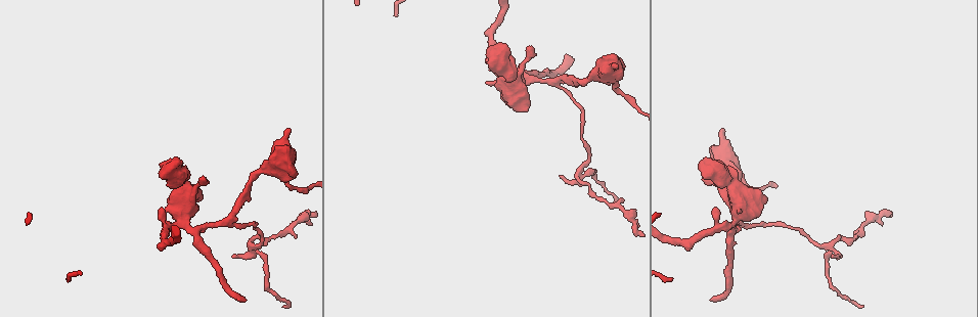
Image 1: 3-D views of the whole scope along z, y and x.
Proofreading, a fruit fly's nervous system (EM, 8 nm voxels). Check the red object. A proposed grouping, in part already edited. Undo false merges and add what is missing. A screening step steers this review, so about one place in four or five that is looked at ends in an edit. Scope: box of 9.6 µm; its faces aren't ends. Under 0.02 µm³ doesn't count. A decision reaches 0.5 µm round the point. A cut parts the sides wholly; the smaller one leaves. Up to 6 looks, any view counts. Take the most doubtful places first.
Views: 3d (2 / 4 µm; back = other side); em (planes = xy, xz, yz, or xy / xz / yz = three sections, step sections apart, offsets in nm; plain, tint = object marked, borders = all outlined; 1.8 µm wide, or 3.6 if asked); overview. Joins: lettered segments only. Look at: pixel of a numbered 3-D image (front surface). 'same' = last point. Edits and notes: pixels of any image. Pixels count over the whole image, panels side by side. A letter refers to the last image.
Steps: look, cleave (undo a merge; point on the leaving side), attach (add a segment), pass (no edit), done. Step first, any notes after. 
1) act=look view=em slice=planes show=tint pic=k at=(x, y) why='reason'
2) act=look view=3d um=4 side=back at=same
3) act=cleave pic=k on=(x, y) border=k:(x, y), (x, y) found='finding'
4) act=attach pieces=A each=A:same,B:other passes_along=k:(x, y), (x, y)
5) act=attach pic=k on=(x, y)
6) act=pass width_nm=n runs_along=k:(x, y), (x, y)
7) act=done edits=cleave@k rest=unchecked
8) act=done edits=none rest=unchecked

act=look view=3d um=2 pic=1 at=(722, 131) why='thick end'

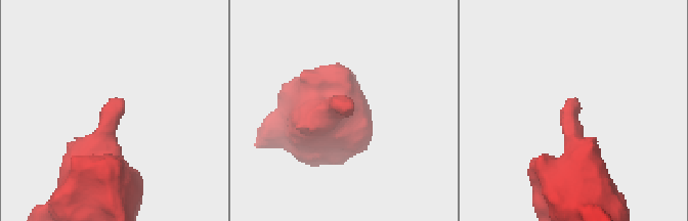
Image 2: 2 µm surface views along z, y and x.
act=look view=em slice=planes show=tint pic=2 at=(122, 110) why='need the tissue'

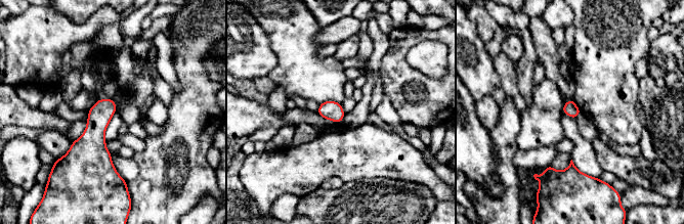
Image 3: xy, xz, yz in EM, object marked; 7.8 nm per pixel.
act=look view=em slice=planes show=borders at=same

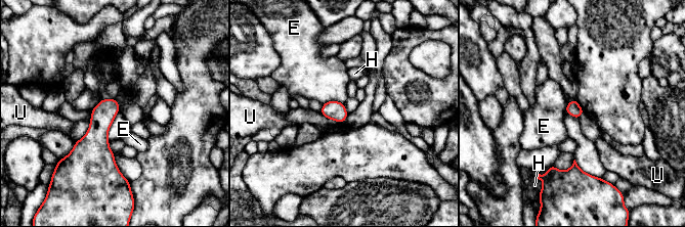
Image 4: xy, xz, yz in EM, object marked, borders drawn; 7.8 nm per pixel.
act=pass longest_contact=E:170nm each=E:other,H:other,U:other border=4:(343, 102), (329, 100), (323, 103) found='none of them fits'

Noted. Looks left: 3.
act=look view=3d um=2 side=back pic=1 at=(566, 55) why='branch stops here'

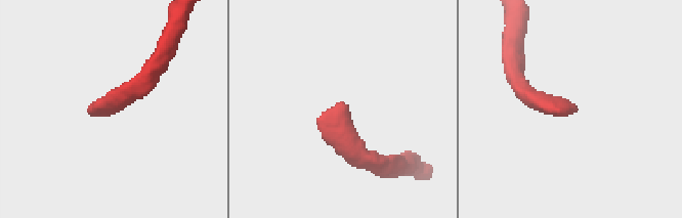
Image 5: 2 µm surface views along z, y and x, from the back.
act=look view=em slice=planes show=borders pic=5 at=(113, 108)

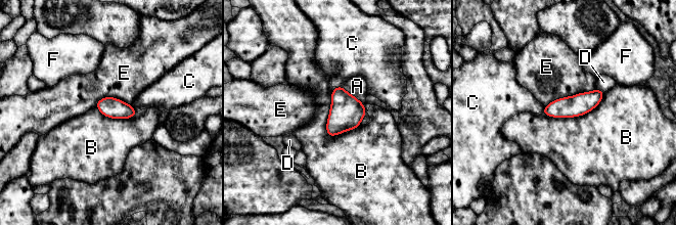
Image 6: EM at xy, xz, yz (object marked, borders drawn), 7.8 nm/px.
act=attach pieces=A longest_contact=E:440nm each=A:same,B:other,C:other,D:other,E:other,F:other passes_along=6:(346, 114), (352, 94), (357, 86) found='it goes on there'

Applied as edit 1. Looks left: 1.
act=done edits=attach@6 rest=unchecked

